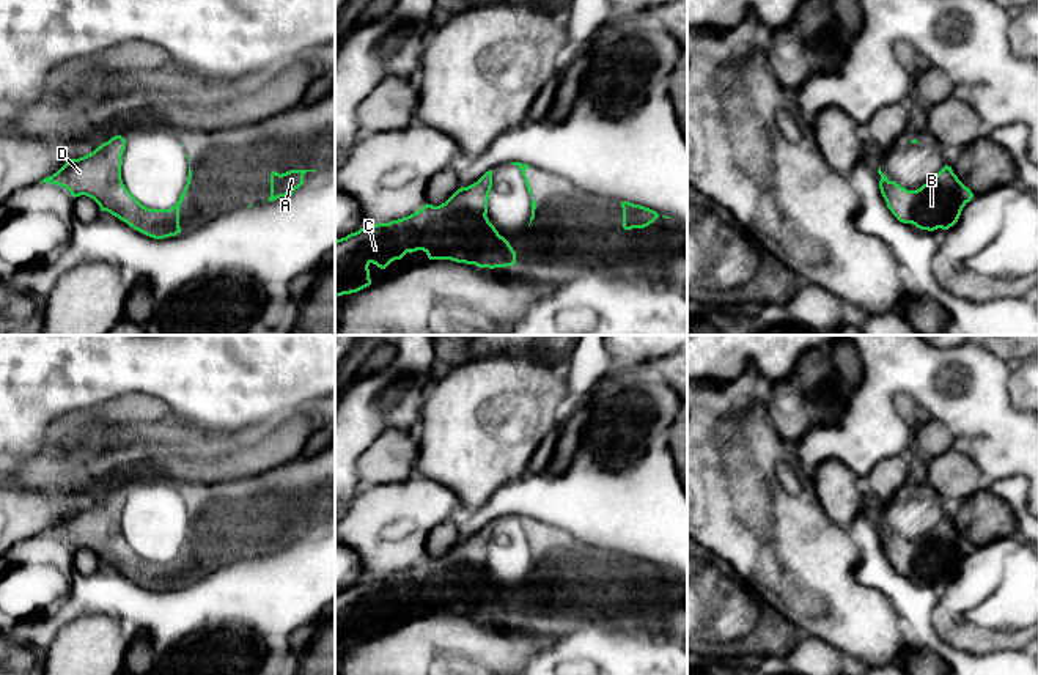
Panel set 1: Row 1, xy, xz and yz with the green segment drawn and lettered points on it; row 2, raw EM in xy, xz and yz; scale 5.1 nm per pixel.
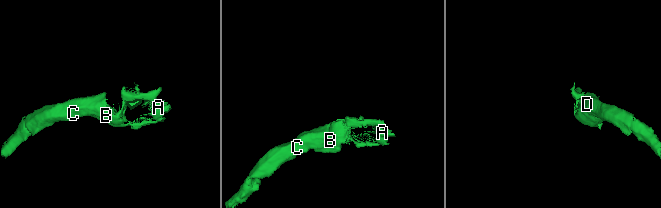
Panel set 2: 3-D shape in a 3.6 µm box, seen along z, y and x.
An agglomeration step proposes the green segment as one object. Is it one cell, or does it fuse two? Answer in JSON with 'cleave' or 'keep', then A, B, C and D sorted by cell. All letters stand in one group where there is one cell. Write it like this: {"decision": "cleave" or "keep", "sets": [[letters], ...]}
{"decision": "keep", "sets": [["A", "B", "C", "D"]]}

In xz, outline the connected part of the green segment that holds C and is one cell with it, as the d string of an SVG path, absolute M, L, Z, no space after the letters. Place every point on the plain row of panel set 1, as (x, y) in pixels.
M492 522L458 541L439 559L360 581L335 593L335 650L371 637L368 618L385 622L407 604L423 603L429 612L451 612L478 620L506 620L516 604L488 571Z

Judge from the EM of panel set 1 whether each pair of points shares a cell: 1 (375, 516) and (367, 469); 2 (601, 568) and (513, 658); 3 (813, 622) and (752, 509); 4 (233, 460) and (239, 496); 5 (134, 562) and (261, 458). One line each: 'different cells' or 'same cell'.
1: different cells
2: different cells
3: same cell
4: different cells
5: different cells

